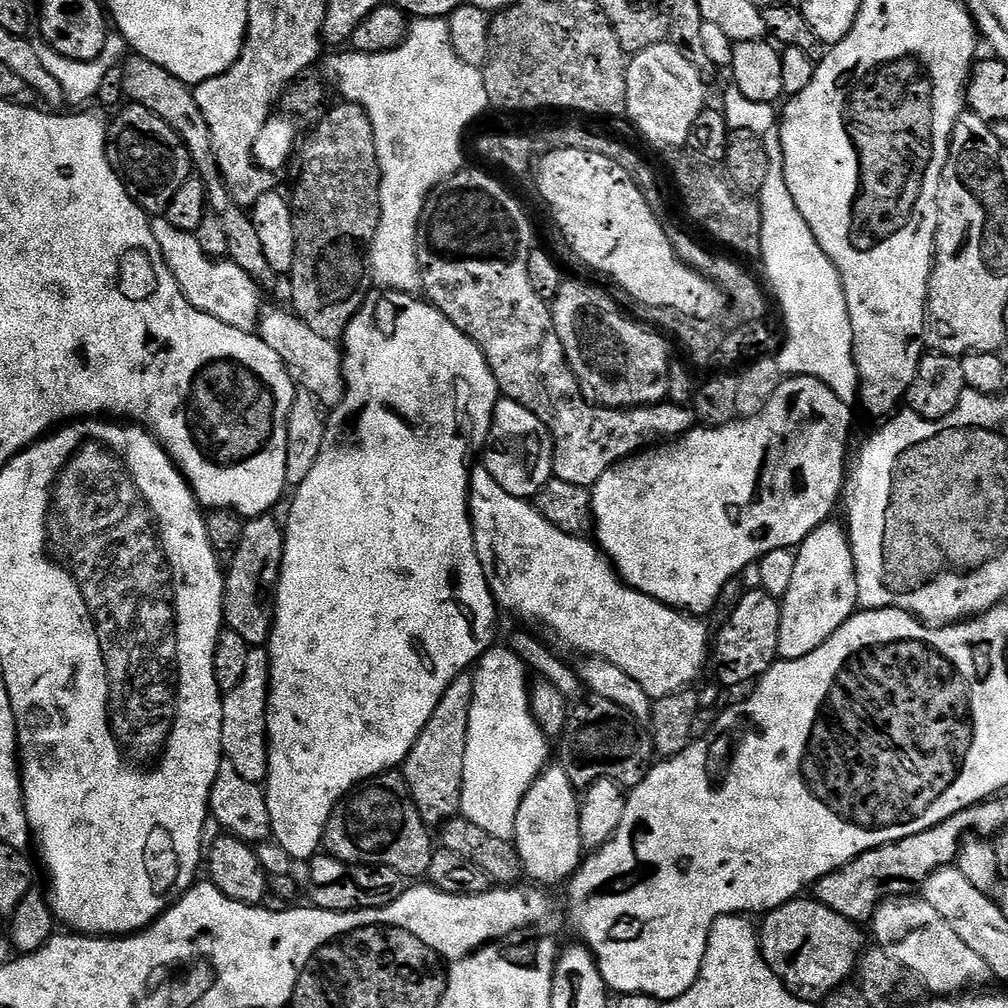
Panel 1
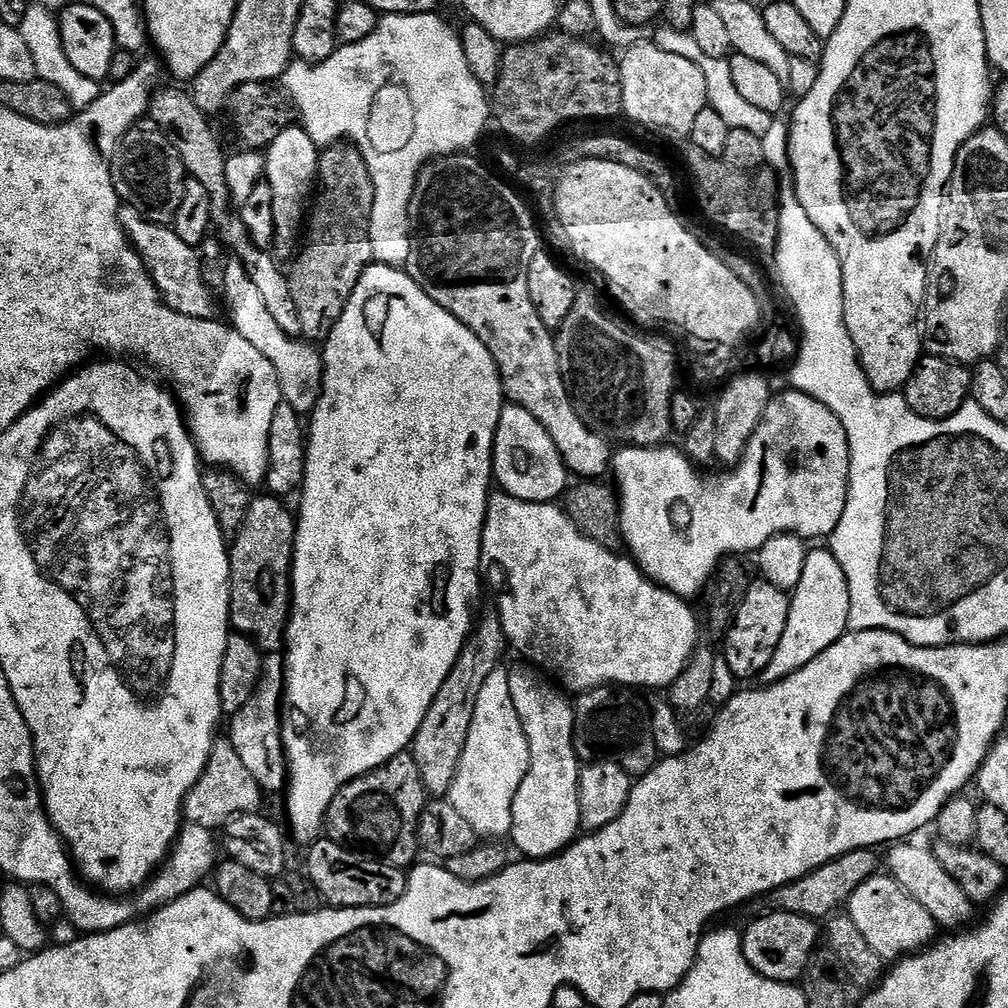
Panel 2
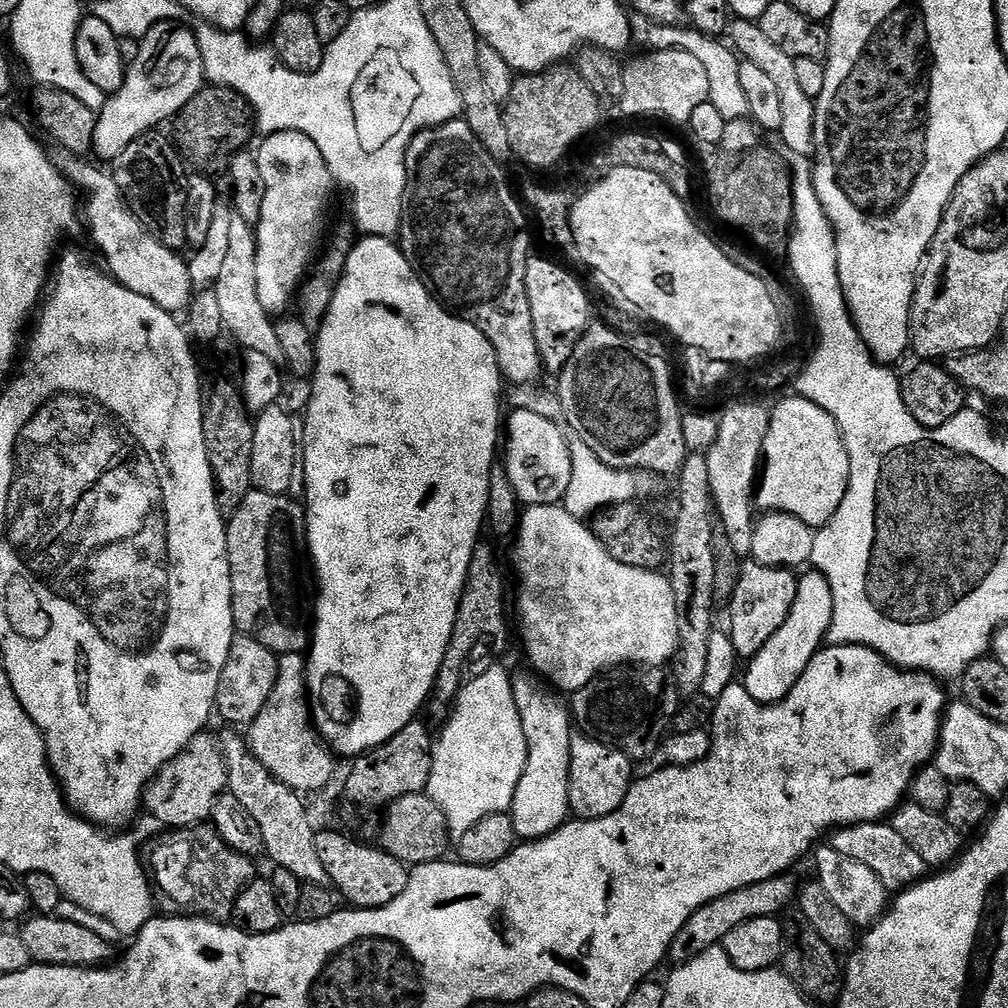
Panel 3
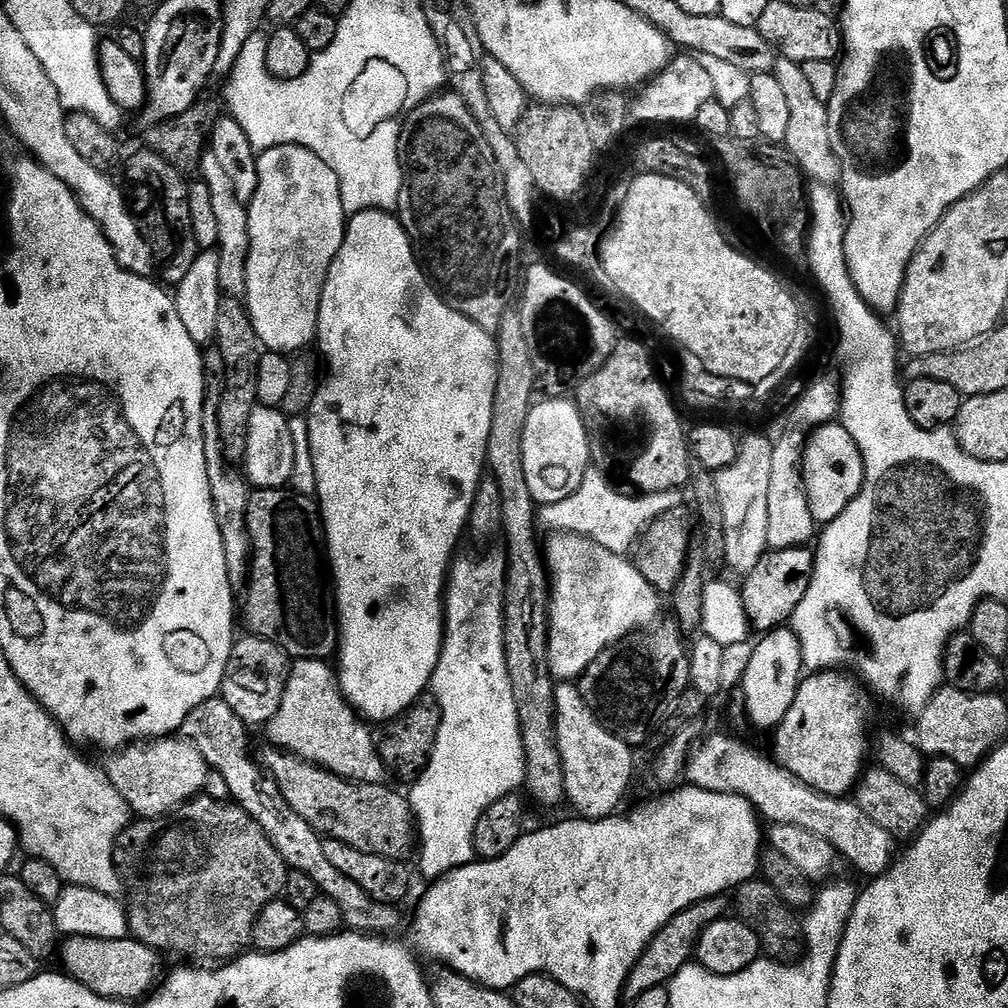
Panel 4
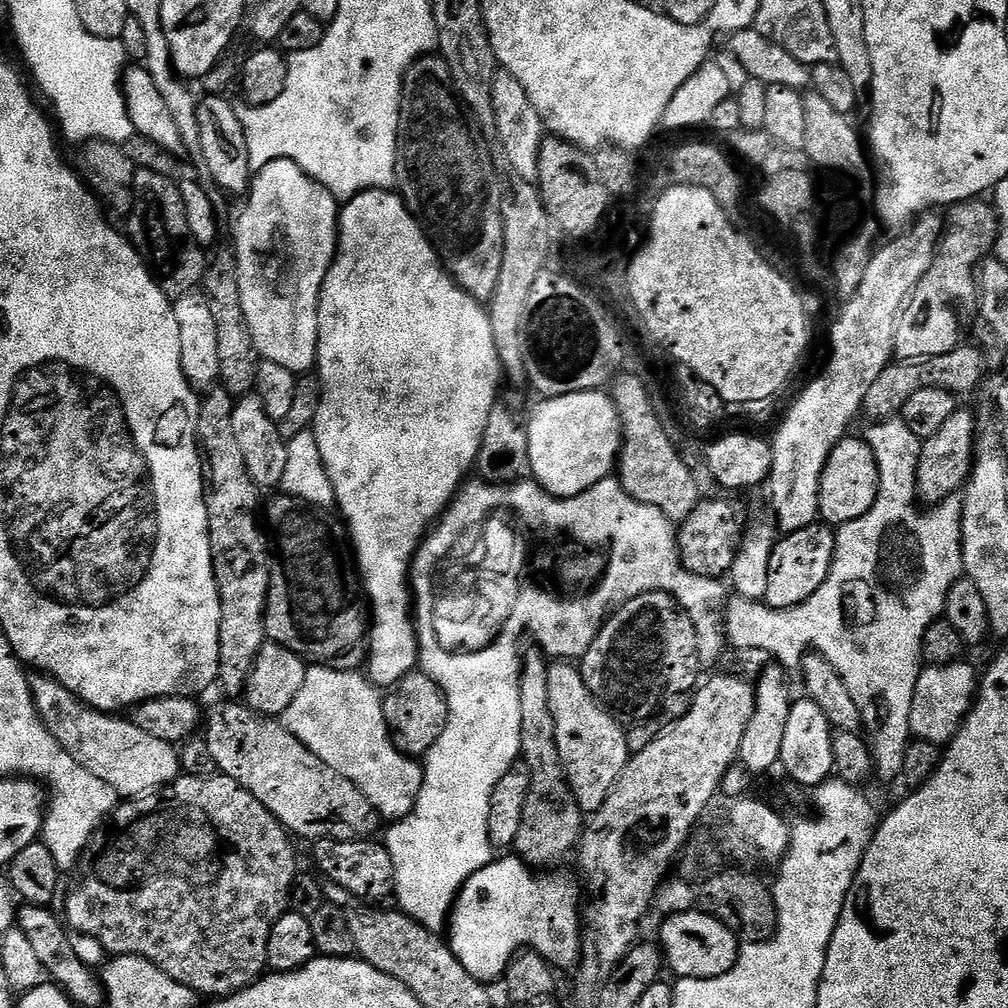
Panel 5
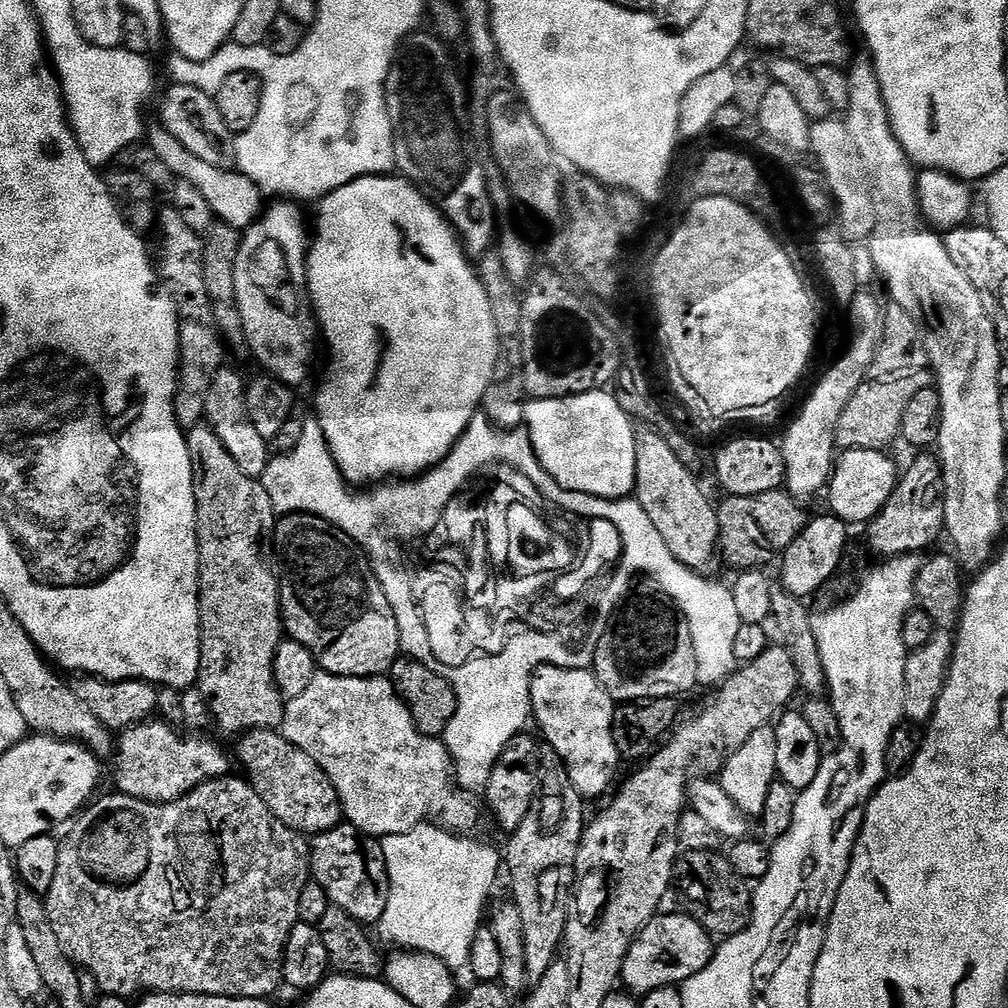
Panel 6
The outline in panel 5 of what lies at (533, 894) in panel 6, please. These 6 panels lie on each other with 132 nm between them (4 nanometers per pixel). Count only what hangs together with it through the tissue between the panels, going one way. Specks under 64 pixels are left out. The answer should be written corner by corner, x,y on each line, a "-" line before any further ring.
539,647
525,651
520,666
520,701
522,702
522,738
520,754
523,767
530,774
530,794
526,810
522,810
522,827
514,845
515,855
536,870
548,870
563,856
573,855
586,827
585,813
581,812
572,793
568,775
558,754
558,738
554,732
554,714
550,714
548,669
550,660

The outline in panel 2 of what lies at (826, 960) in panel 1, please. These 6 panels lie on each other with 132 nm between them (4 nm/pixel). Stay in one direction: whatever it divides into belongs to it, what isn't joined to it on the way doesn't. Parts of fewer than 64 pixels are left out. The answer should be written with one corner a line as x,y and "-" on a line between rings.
775,910
769,911
769,913
769,916
758,917
748,929
743,929
742,950
744,951
744,957
746,958
746,962
750,962
750,966
758,974
762,974
774,982
791,984
799,981
807,973
808,961
812,959
818,948
816,943
819,940
821,943
822,928
817,921
811,920
808,916
799,916
798,914
778,912

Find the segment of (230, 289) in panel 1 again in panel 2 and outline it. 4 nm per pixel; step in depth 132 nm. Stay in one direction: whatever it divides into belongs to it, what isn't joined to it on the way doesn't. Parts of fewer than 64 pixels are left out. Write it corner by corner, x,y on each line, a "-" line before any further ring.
124,206
120,209
120,222
128,234
136,253
144,259
144,264
152,275
160,297
178,314
186,314
199,320
213,319
213,293
200,278
200,257
197,249
186,246
178,238
175,227
167,224
155,224
138,214
138,210

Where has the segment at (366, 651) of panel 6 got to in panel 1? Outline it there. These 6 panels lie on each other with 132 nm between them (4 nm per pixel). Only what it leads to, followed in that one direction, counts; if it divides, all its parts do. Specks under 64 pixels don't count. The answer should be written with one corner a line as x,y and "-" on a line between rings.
270,514
251,517
242,530
242,542
230,558
224,577
224,622
234,629
250,646
267,645
272,637
272,623
276,621
276,591
280,585
280,571
284,561
284,530
280,529

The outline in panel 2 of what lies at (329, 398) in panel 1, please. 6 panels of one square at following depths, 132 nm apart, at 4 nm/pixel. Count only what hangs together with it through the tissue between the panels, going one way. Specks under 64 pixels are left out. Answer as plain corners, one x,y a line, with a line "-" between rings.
229,259
226,266
222,299
228,303
227,319
231,327
242,334
242,338
246,338
246,342
250,342
250,346
254,346
254,350
258,350
258,354
262,354
262,358
270,362
270,366
274,366
283,403
291,406
295,412
311,414
324,392
324,357
321,349
315,343
286,334
286,330
282,330
278,322
274,322
274,318
266,311
260,291
238,259

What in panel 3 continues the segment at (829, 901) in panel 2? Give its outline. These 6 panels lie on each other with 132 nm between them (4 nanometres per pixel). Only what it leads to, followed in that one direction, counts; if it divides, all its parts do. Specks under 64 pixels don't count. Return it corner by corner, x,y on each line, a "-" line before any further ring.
785,874
766,878
766,882
754,882
754,886
742,886
742,890
734,890
730,894
722,894
722,898
714,898
706,906
702,906
674,934
674,942
668,947
667,959
673,960
673,965
679,966
698,958
707,948
715,948
723,945
726,934
734,930
734,926
742,926
742,922
750,922
754,918
766,918
767,916
779,917
780,912
787,913
788,907
793,907
794,901
798,896
798,884
791,880
791,875

